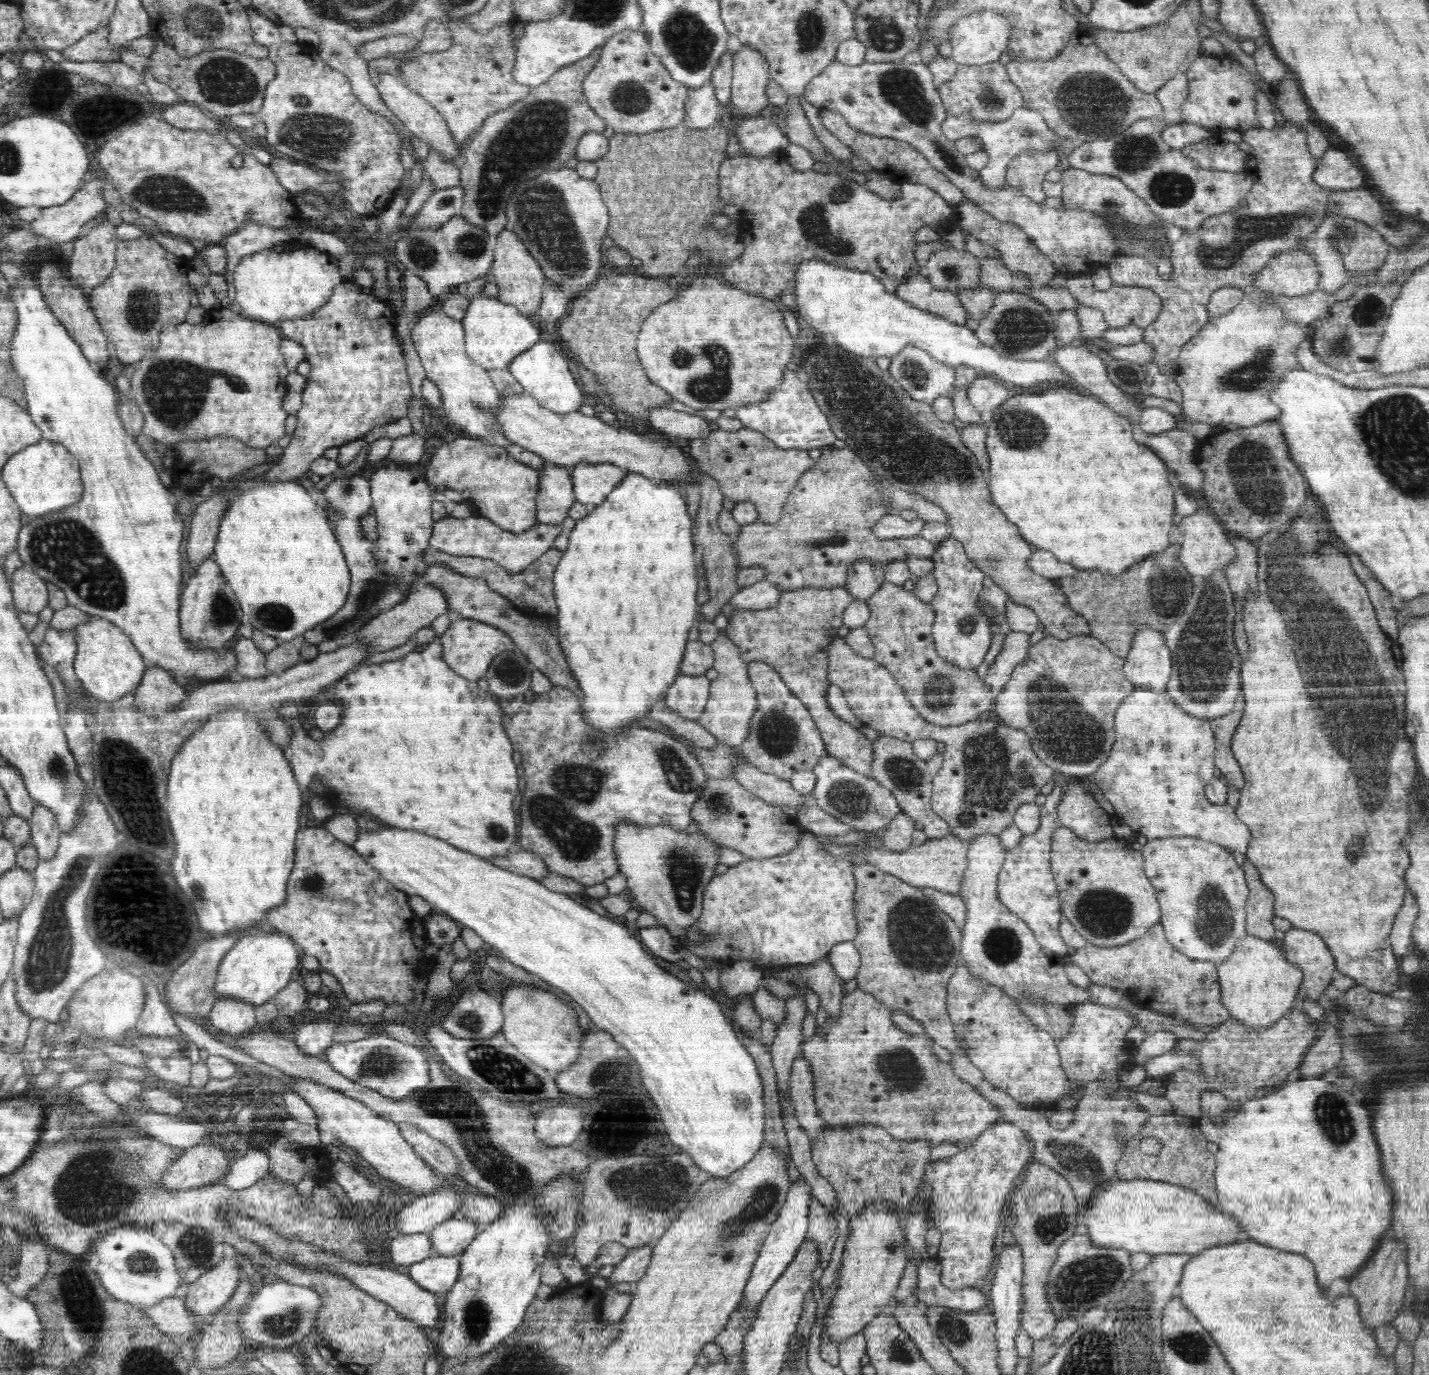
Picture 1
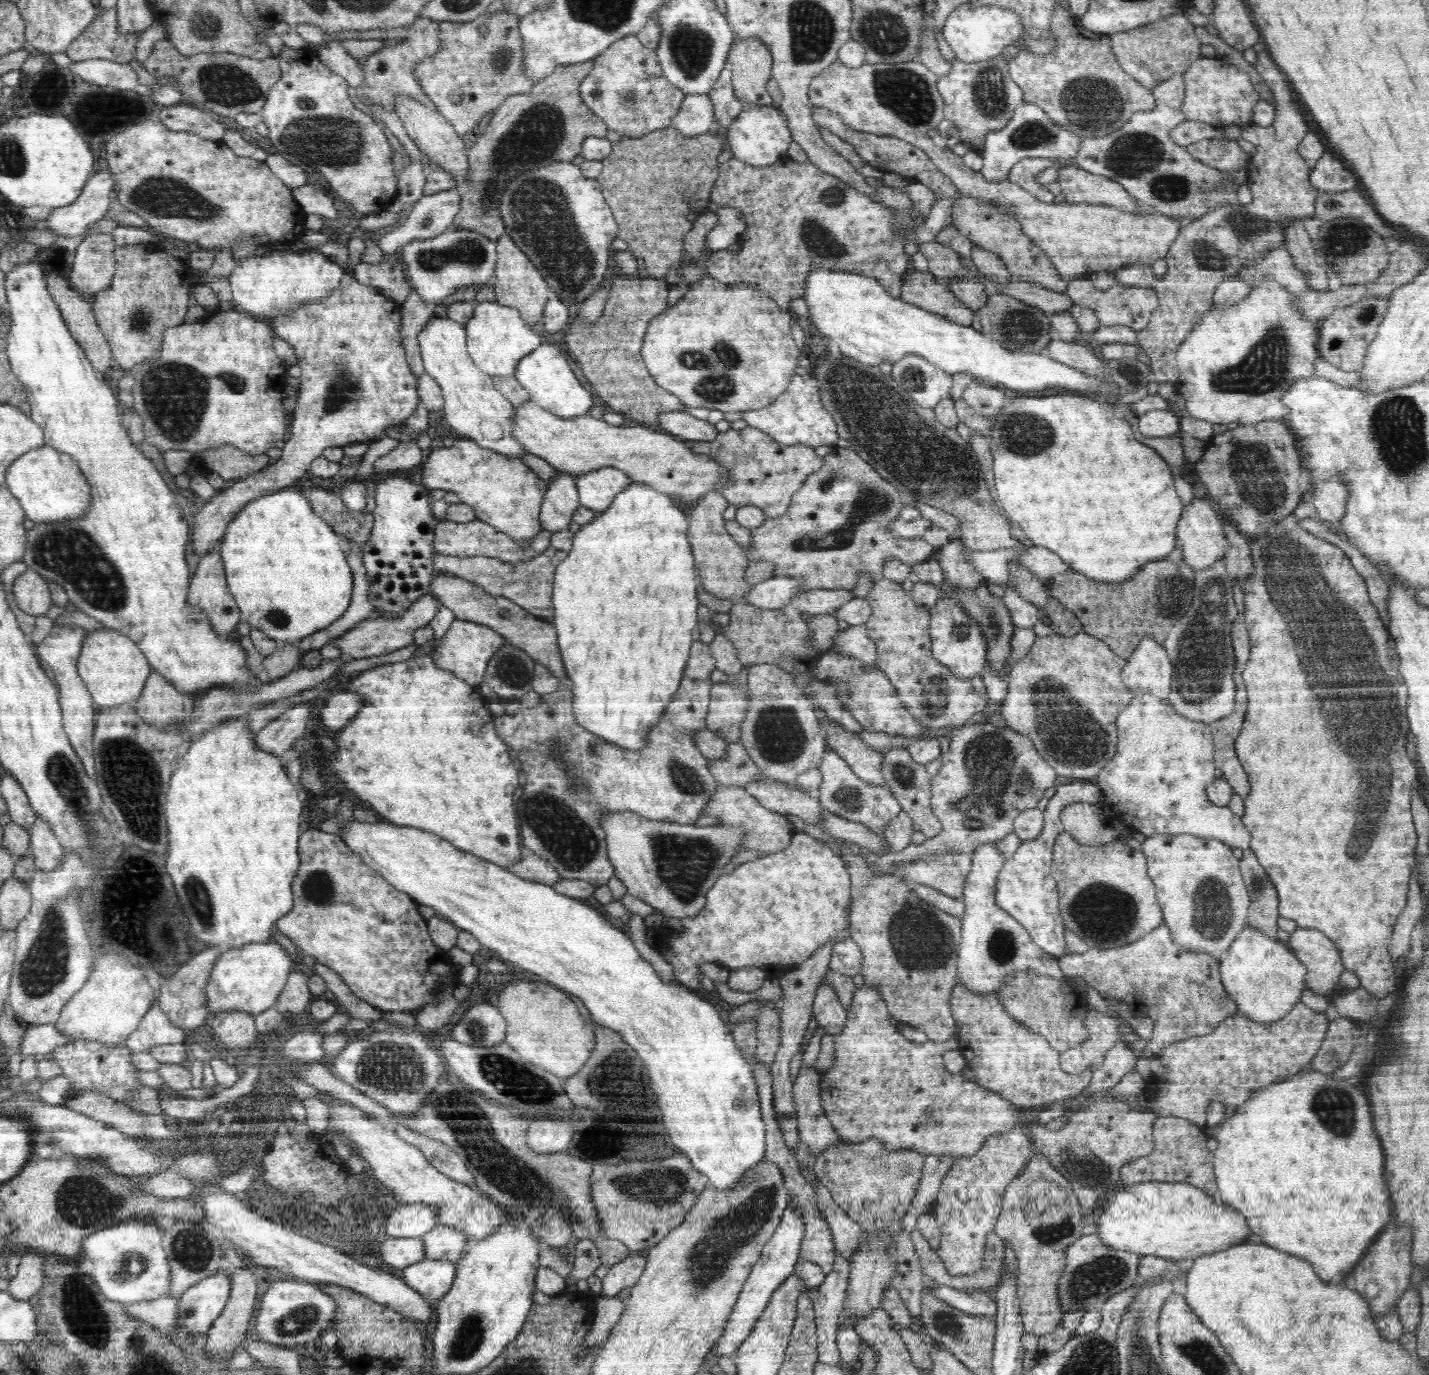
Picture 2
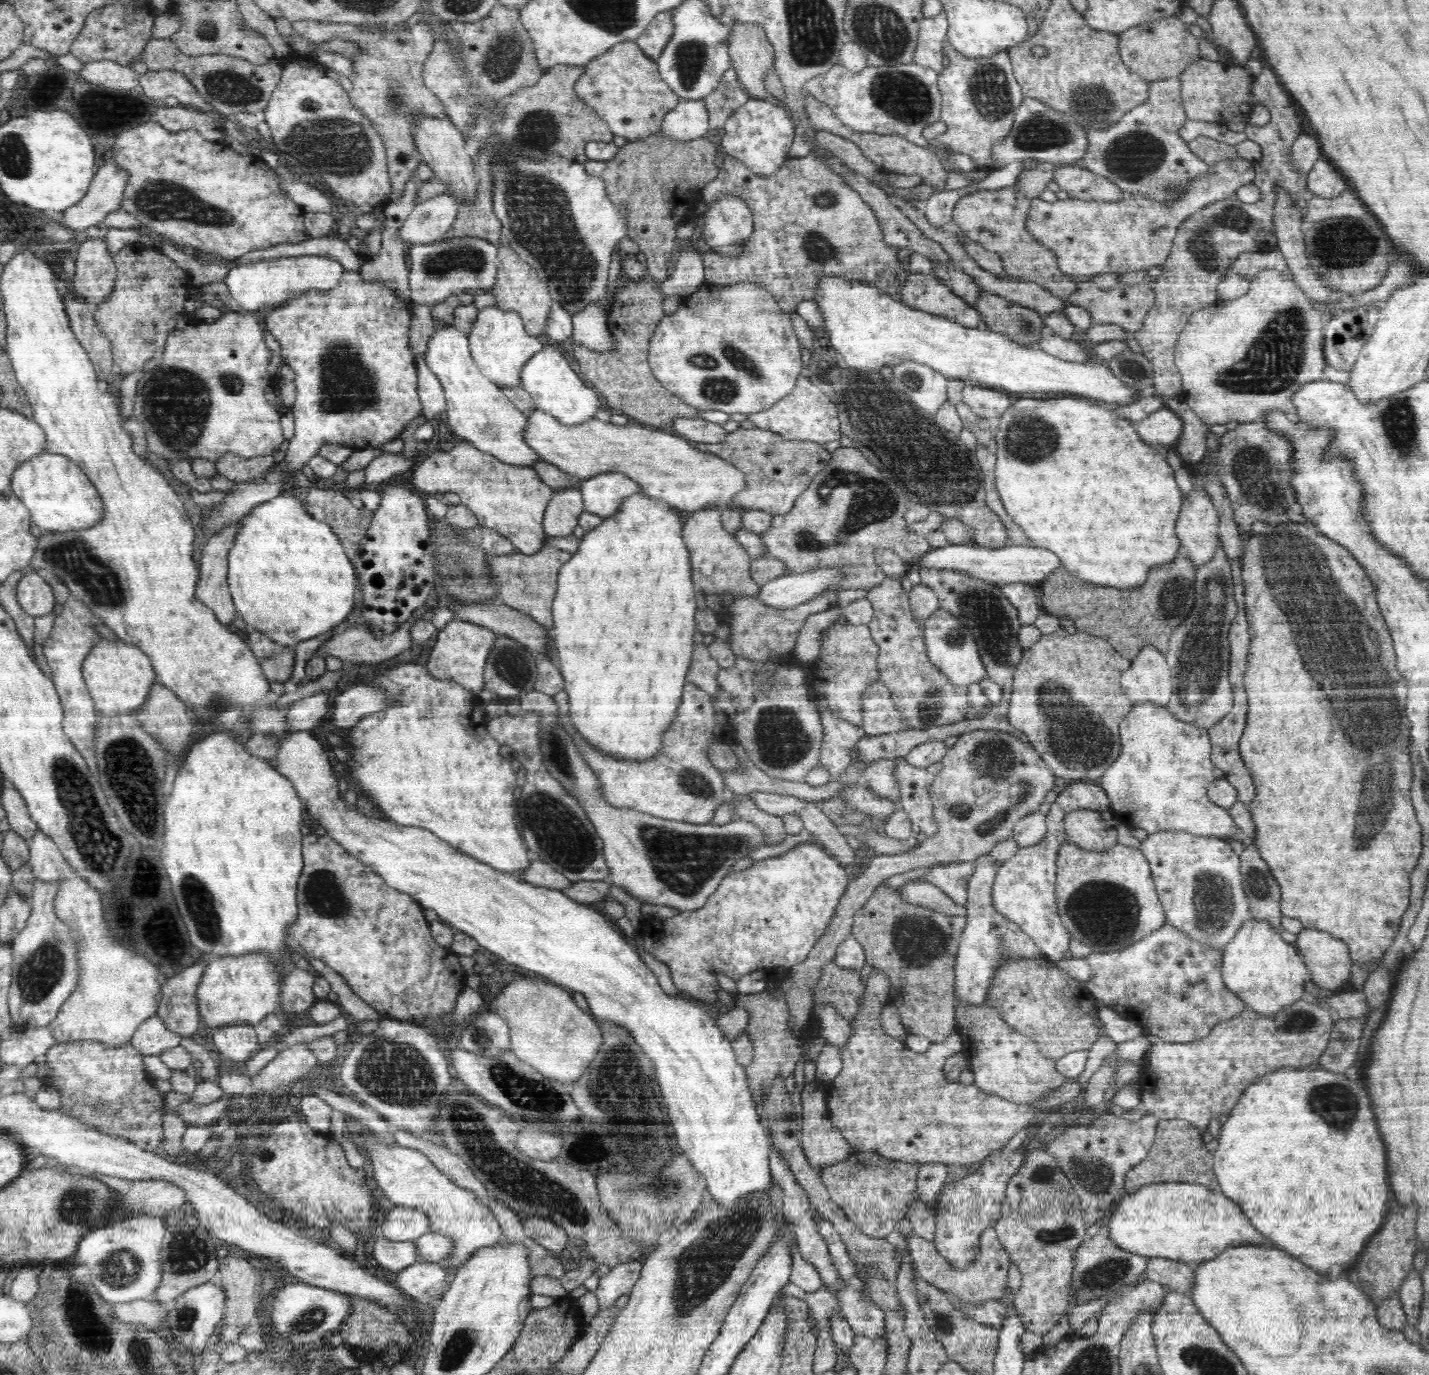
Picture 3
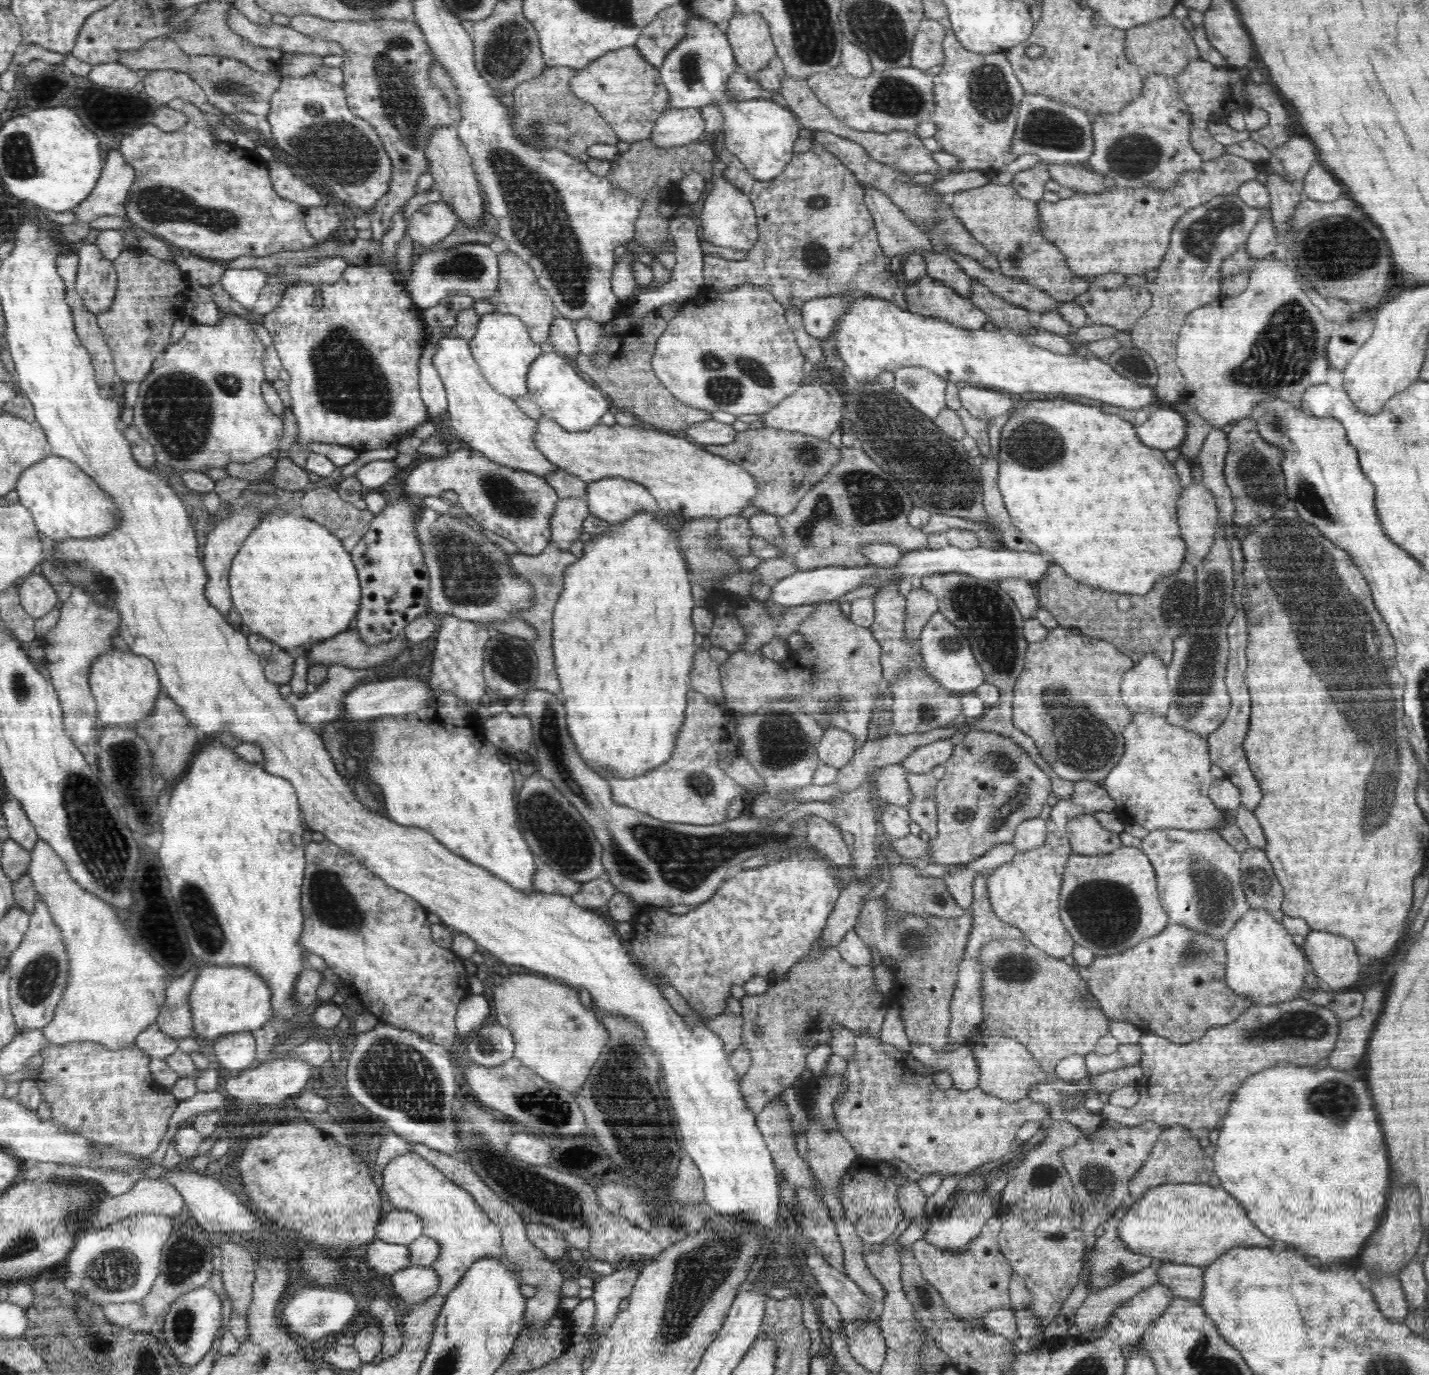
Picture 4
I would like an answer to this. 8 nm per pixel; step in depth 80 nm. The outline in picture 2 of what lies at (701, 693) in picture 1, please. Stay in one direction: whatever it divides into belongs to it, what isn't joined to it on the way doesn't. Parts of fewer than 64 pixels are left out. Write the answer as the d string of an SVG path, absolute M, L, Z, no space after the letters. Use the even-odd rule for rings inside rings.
M684 676L680 681L680 698L676 698L676 706L668 710L668 718L663 718L652 728L652 746L648 746L644 754L624 754L624 750L612 750L612 746L604 746L600 737L584 734L572 710L572 690L559 688L541 694L539 705L532 708L522 706L514 715L496 716L493 719L493 732L518 752L517 759L522 762L521 768L526 775L524 790L516 805L524 848L546 860L562 879L602 885L614 876L614 869L612 862L609 862L605 834L602 833L600 824L596 826L596 814L592 814L596 806L608 806L608 810L630 810L648 819L694 824L700 813L704 814L719 784L710 776L707 758L694 741L699 730L707 729L705 718L709 713L712 685L710 680L692 680ZM554 742L559 742L565 748L559 759L554 757L552 751Z

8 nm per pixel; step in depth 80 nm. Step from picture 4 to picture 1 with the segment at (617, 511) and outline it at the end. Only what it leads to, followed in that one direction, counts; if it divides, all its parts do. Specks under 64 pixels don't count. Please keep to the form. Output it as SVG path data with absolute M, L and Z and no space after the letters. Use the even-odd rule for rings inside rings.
M612 463L578 464L570 469L576 501L600 505L626 477L626 469Z

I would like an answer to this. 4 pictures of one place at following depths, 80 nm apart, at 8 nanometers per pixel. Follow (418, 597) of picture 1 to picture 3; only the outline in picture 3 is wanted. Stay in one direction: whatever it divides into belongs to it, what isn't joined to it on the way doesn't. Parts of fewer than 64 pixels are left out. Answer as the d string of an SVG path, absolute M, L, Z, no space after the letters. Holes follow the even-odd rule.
M430 603L422 606L406 624L400 625L398 630L394 630L387 637L374 637L369 631L368 625L357 623L353 627L348 627L342 634L334 635L324 645L320 646L318 655L325 658L326 655L332 655L340 658L346 663L363 663L374 664L381 663L383 660L390 660L392 657L398 659L403 656L403 652L412 646L413 640L411 636L412 624L418 620L430 619L432 614Z

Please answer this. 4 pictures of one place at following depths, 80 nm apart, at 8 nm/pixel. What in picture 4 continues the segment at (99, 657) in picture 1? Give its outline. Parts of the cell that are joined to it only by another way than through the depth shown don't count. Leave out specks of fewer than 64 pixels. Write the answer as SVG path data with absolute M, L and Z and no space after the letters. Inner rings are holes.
M114 650L100 656L90 670L89 686L95 698L97 715L102 726L133 726L150 718L156 710L156 700L163 686L152 661L132 651Z

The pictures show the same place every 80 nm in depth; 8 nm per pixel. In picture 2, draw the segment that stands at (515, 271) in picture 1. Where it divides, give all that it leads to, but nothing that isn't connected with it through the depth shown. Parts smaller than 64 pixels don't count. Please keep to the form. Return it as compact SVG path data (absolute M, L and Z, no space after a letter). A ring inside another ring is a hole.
M504 234L496 241L498 260L493 274L494 278L491 280L496 301L502 306L518 309L525 324L528 325L528 328L533 329L536 322L543 316L543 310L549 300L551 290L536 265L524 256L524 253L517 248L516 243L510 237Z

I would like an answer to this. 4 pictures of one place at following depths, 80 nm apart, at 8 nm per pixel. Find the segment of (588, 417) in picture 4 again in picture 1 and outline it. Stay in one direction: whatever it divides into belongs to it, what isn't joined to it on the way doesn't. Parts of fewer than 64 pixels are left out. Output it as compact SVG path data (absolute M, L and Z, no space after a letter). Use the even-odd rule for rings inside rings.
M539 340L531 346L530 350L516 357L508 370L514 379L522 385L524 391L530 394L540 406L556 414L578 413L578 408L584 404L585 392L578 388L570 366L567 362L567 353L558 342Z

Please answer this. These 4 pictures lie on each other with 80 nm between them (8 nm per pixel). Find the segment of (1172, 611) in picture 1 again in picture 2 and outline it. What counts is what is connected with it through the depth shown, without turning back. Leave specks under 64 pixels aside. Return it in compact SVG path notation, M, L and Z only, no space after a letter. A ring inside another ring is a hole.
M1176 546L1170 556L1144 565L1132 580L1122 584L1103 584L1072 570L1056 574L1047 581L1048 596L1072 613L1085 634L1101 639L1126 661L1147 637L1163 644L1170 630L1184 616L1186 607L1191 605L1195 574L1183 561L1181 547Z

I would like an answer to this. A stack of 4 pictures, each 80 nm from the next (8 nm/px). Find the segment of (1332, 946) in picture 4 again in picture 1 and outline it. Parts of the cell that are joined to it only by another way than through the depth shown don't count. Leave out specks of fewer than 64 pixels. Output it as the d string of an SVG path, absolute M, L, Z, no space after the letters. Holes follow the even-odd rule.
M1296 927L1287 930L1284 939L1278 943L1288 963L1296 964L1304 972L1294 1008L1303 1000L1316 1001L1330 984L1332 972L1336 970L1336 961L1327 943L1320 935Z

